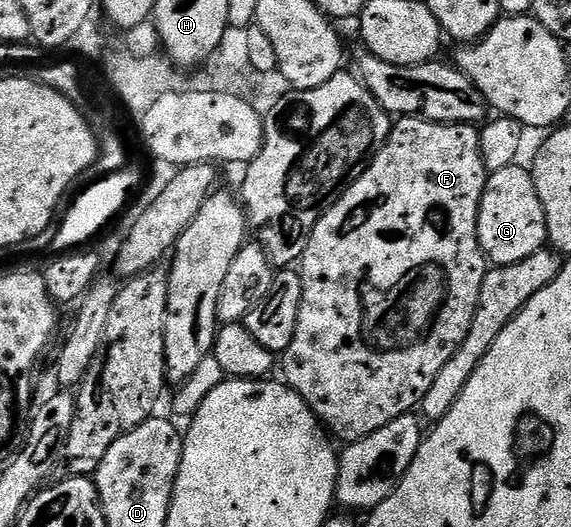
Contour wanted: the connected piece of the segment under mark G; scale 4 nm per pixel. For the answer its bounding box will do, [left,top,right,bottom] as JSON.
[478,163,549,267]

